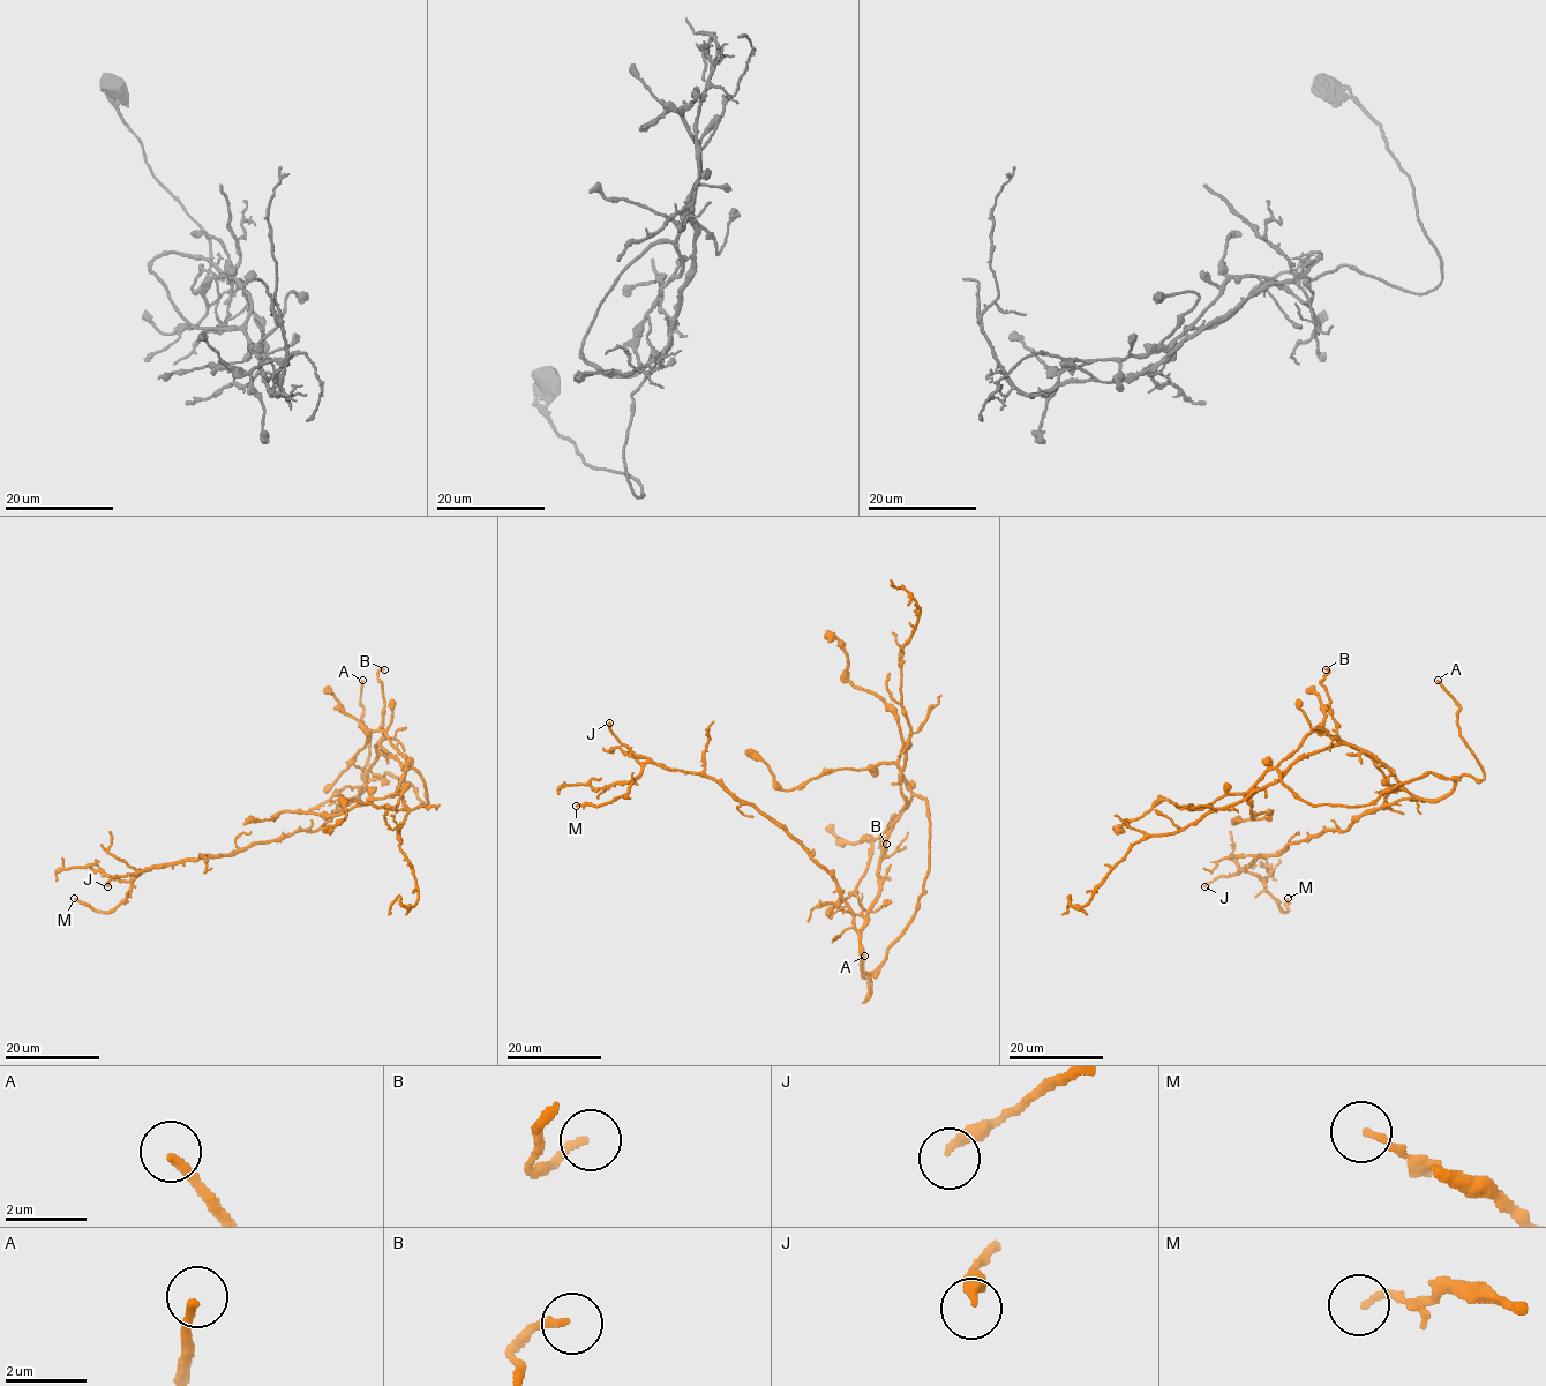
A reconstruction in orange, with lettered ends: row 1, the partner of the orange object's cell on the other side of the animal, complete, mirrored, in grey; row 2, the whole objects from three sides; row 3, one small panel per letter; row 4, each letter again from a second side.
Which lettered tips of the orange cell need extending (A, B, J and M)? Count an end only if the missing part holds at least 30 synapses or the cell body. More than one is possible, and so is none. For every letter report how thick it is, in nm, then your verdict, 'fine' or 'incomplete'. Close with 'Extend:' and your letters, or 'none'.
A: calibre 200 nm; incomplete
B: calibre 160 nm; fine
J: calibre 280 nm; fine
M: calibre 140 nm; fine
Extend: A

